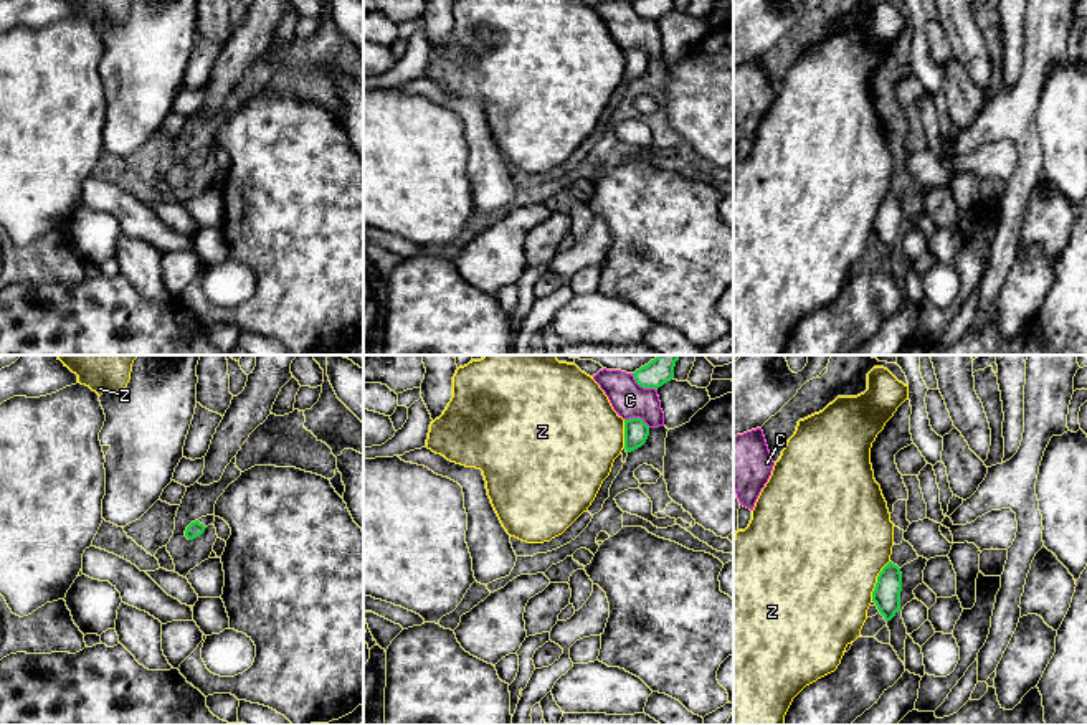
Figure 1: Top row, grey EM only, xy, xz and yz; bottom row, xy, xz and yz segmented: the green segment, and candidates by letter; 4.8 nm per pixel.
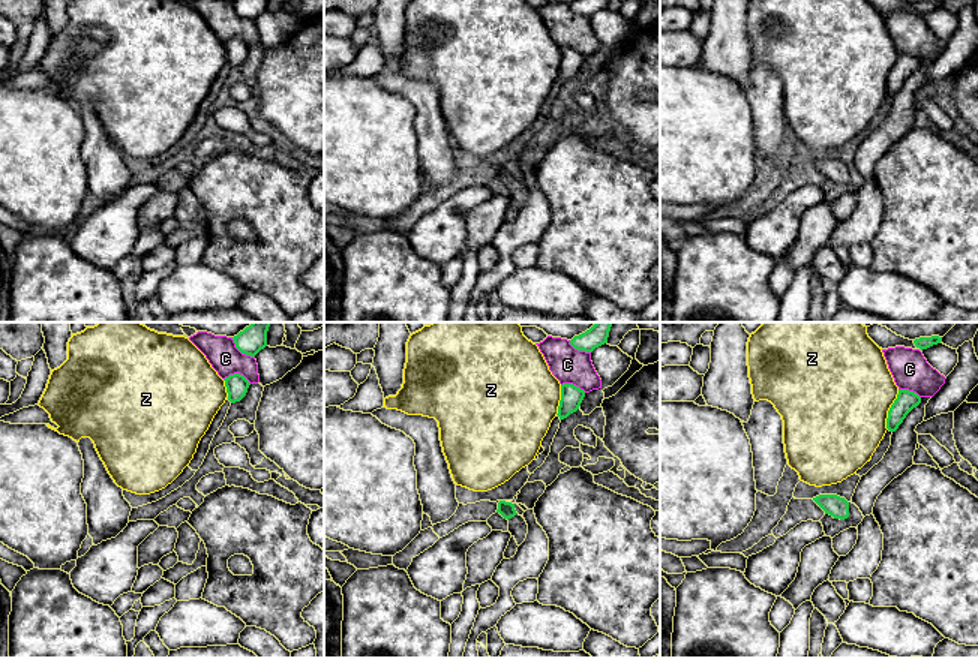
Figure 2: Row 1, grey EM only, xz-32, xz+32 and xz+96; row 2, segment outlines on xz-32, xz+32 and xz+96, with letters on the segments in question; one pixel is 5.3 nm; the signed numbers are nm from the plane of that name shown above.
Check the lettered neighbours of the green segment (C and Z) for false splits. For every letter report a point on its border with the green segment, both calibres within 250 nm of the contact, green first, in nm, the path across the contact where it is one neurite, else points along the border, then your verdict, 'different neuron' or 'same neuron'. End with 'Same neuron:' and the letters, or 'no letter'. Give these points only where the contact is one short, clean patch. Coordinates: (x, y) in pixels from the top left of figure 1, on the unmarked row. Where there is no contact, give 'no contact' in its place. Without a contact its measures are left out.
C: meets green in xz at (643, 17); 100 nm thick on the green side, 170 nm on the other; different neuron
Z: meets green in yz at (878, 210); 140 nm thick on the green side, 480 nm on the other; different neuron
Same neuron: no letter

